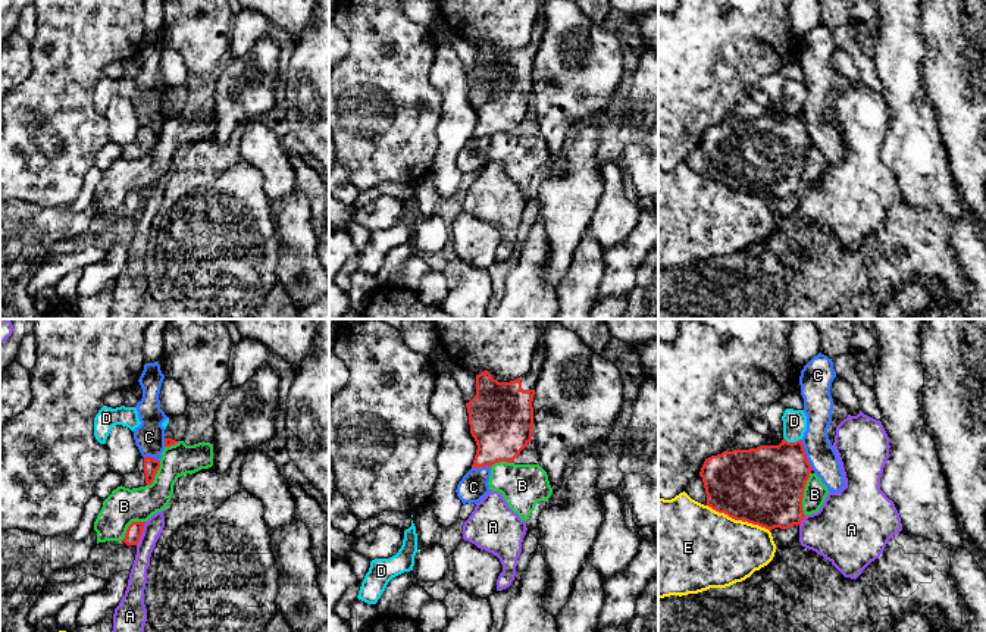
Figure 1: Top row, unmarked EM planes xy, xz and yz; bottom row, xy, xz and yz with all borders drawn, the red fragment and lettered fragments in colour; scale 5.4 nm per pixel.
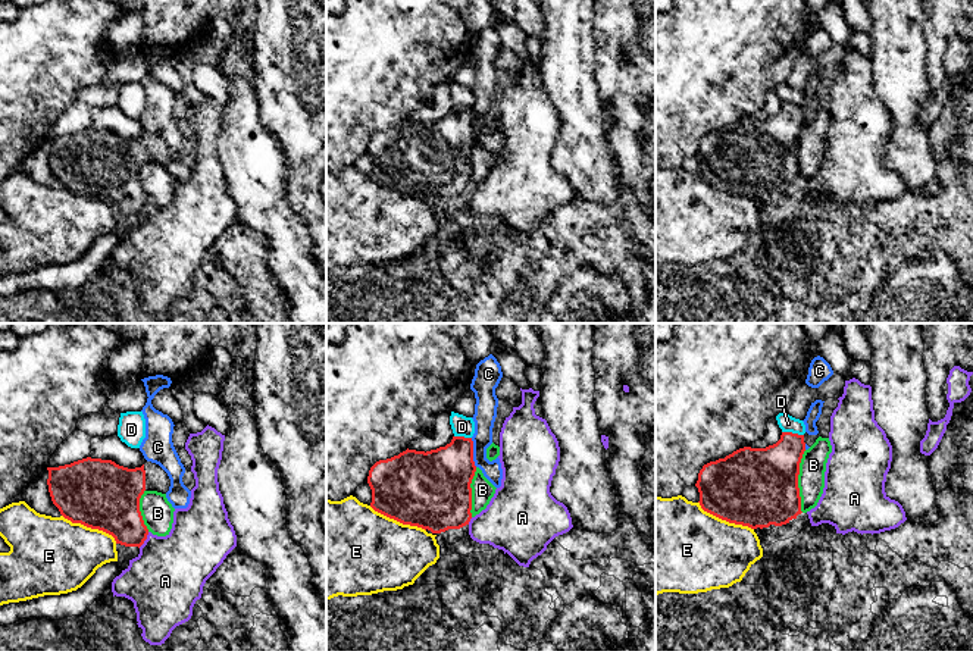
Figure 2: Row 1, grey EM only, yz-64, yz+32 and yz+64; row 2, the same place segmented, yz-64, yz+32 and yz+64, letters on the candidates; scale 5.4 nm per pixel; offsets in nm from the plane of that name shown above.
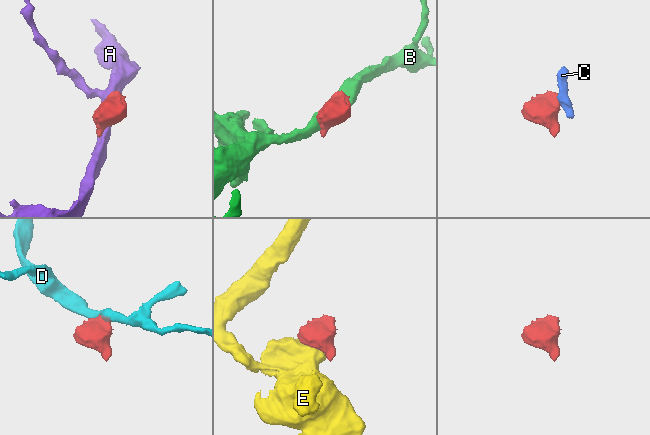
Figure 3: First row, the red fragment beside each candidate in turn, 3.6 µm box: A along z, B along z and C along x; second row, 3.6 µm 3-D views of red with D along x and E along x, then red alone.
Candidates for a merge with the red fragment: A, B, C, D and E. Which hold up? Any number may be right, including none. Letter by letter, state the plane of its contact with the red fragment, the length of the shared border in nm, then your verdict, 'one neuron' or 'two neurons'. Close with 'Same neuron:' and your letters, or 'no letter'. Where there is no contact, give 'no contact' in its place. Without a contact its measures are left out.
A: meets red in xy; contact 140 nm long; two neurons
B: meets red in yz; contact 240 nm long; two neurons
C: meets red in yz; contact 180 nm long; two neurons
D: meets red in yz; contact 110 nm long; two neurons
E: meets red in yz; contact 380 nm long; two neurons
Same neuron: no letter

